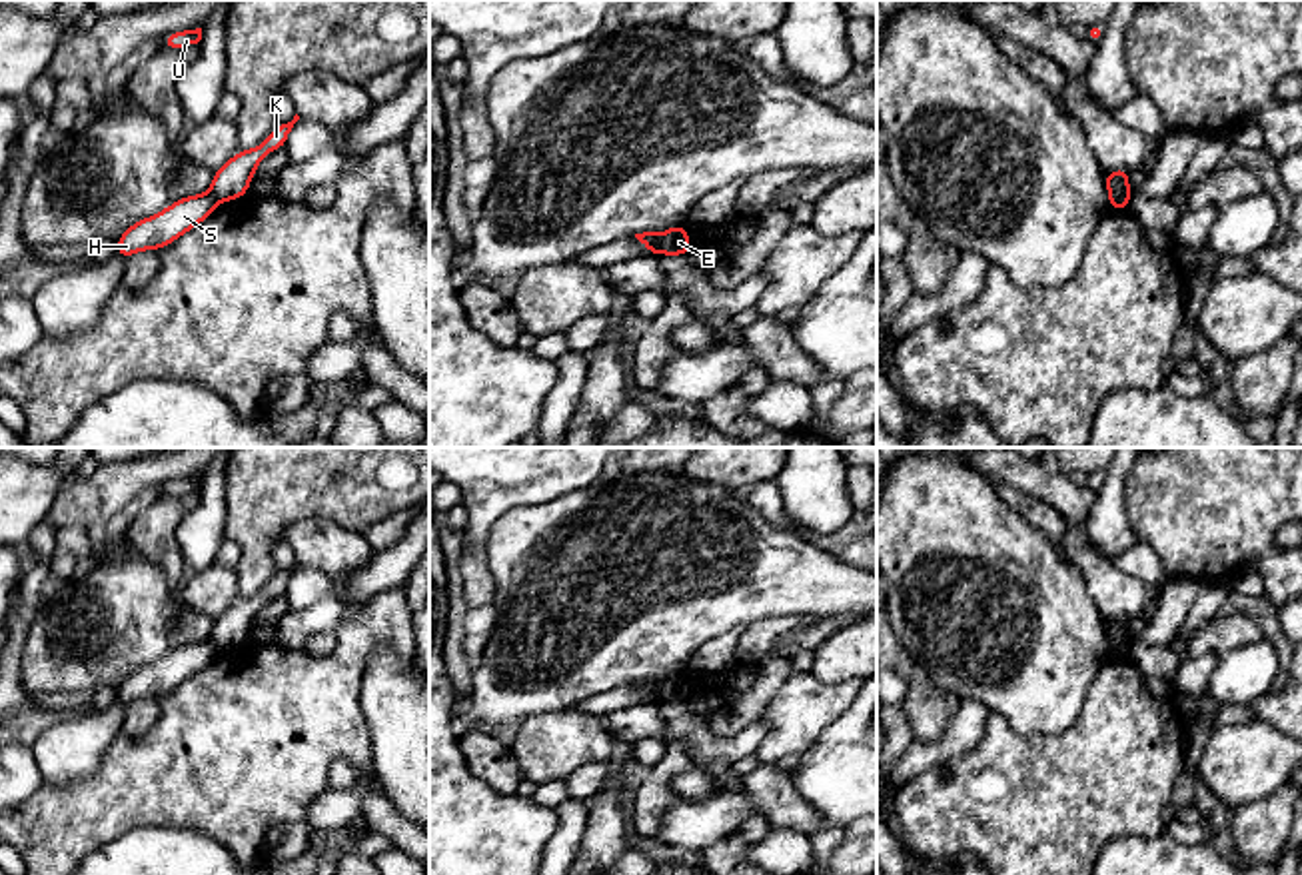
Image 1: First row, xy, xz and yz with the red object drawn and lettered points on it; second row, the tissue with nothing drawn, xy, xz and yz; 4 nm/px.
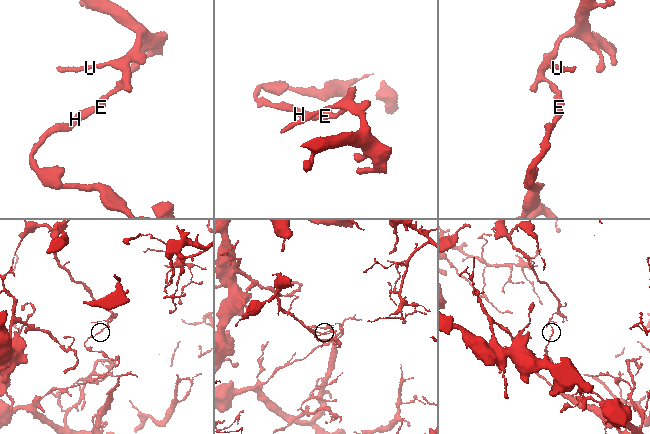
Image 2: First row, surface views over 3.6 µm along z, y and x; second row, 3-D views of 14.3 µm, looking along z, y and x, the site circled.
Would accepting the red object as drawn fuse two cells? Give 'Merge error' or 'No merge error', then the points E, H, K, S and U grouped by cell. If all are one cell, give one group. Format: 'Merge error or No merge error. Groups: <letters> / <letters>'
Merge error. Groups: E K U / H S

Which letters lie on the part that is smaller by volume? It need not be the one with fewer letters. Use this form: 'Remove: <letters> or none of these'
Remove: E, K, U

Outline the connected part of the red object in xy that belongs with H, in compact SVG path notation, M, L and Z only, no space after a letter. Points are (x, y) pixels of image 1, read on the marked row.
M208 194L178 198L162 212L132 224L116 242L116 254L128 260L136 252L162 250L198 224L202 224L218 206Z

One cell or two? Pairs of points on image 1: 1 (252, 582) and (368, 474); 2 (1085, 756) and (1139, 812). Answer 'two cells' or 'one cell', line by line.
1: one cell
2: one cell

